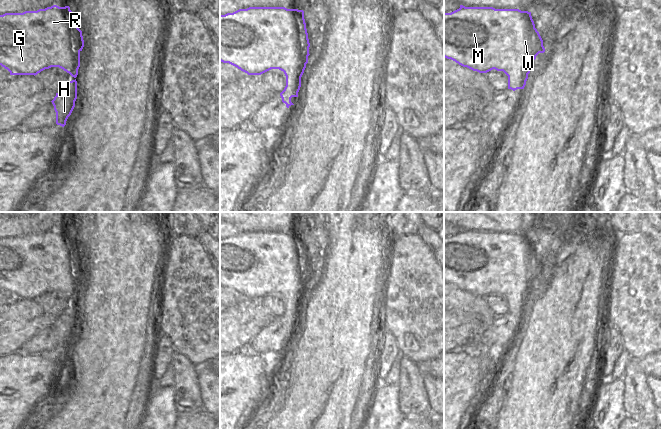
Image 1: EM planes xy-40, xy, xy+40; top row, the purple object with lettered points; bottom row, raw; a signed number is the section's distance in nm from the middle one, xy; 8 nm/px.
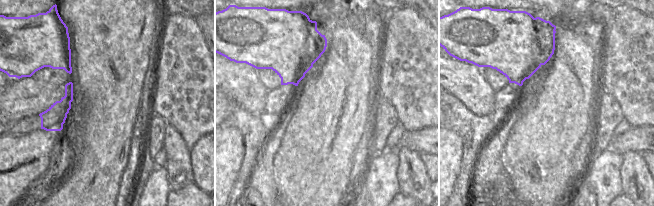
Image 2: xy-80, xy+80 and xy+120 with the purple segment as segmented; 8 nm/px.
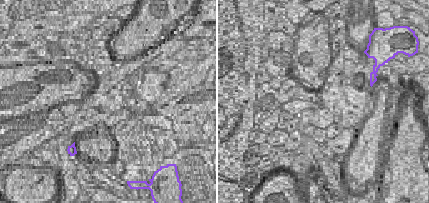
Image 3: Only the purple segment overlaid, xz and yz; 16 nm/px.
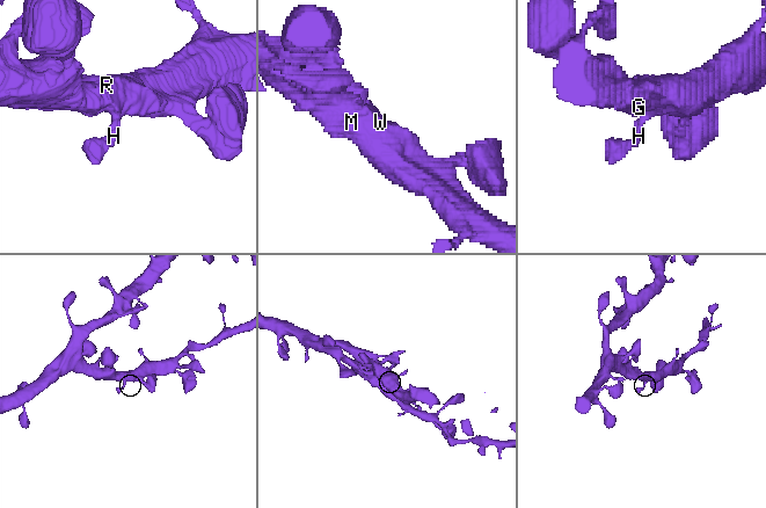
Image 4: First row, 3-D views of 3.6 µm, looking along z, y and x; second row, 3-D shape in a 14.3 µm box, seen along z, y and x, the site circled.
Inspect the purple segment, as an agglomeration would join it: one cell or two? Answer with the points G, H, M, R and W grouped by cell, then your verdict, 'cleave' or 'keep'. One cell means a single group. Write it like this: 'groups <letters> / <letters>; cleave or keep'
groups G H M R W; keep

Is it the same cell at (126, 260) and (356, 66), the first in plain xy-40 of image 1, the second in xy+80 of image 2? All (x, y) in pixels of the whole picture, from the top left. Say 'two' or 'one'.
one

